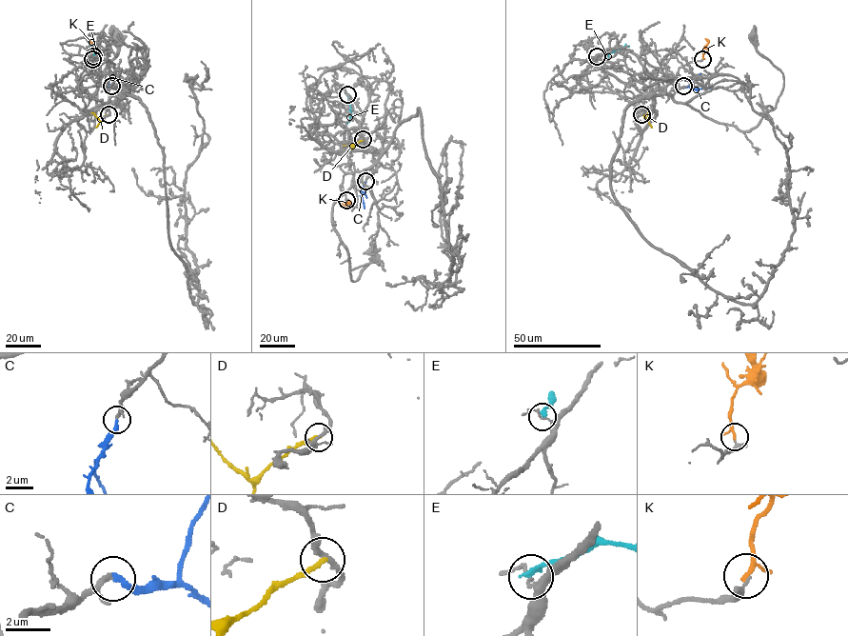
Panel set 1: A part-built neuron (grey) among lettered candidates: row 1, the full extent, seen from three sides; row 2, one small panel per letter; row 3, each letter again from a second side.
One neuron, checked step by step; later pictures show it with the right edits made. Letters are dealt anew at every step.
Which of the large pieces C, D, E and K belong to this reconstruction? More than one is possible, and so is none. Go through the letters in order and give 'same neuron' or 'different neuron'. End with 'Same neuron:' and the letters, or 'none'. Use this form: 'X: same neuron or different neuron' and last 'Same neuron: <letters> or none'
C: same neuron
D: different neuron
E: different neuron
K: different neuron
Same neuron: C

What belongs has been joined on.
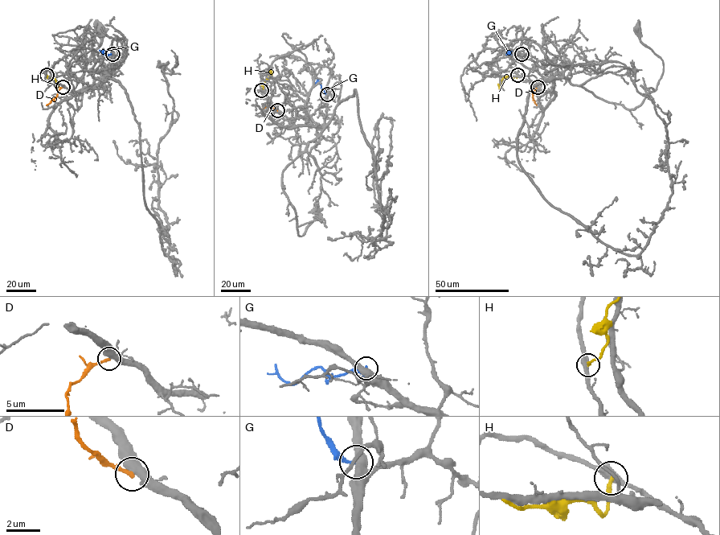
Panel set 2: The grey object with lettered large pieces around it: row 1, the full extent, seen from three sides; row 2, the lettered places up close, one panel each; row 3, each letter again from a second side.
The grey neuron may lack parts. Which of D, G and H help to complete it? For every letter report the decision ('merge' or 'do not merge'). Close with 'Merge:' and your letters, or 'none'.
D: do not merge
G: do not merge
H: do not merge
Merge: none

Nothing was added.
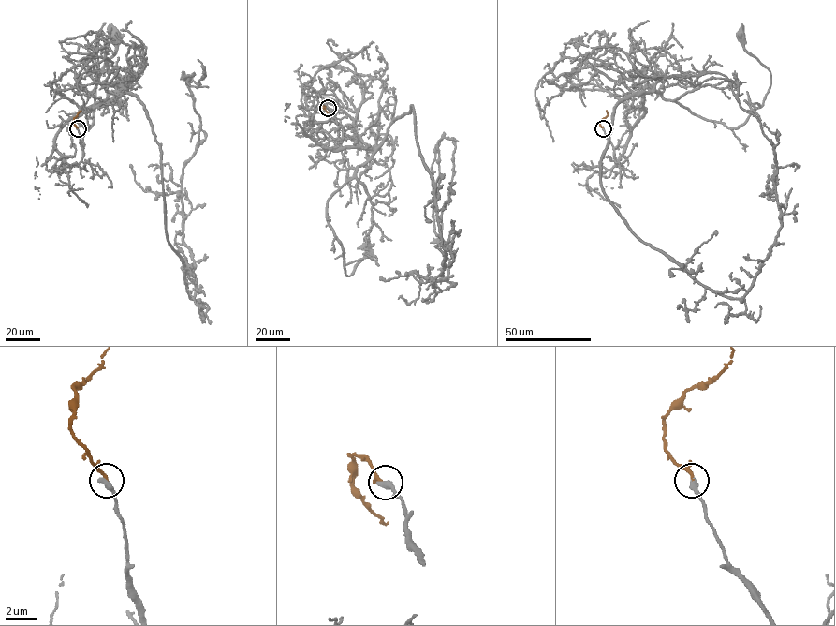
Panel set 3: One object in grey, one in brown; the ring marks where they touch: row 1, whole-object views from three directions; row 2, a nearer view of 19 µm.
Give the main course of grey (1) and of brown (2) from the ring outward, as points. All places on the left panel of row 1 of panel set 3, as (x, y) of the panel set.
1: (78, 128), (82, 157), (69, 165), (54, 146), (59, 129), (124, 93), (77, 120), (92, 125), (115, 37)
2: (78, 128), (74, 118), (80, 111)

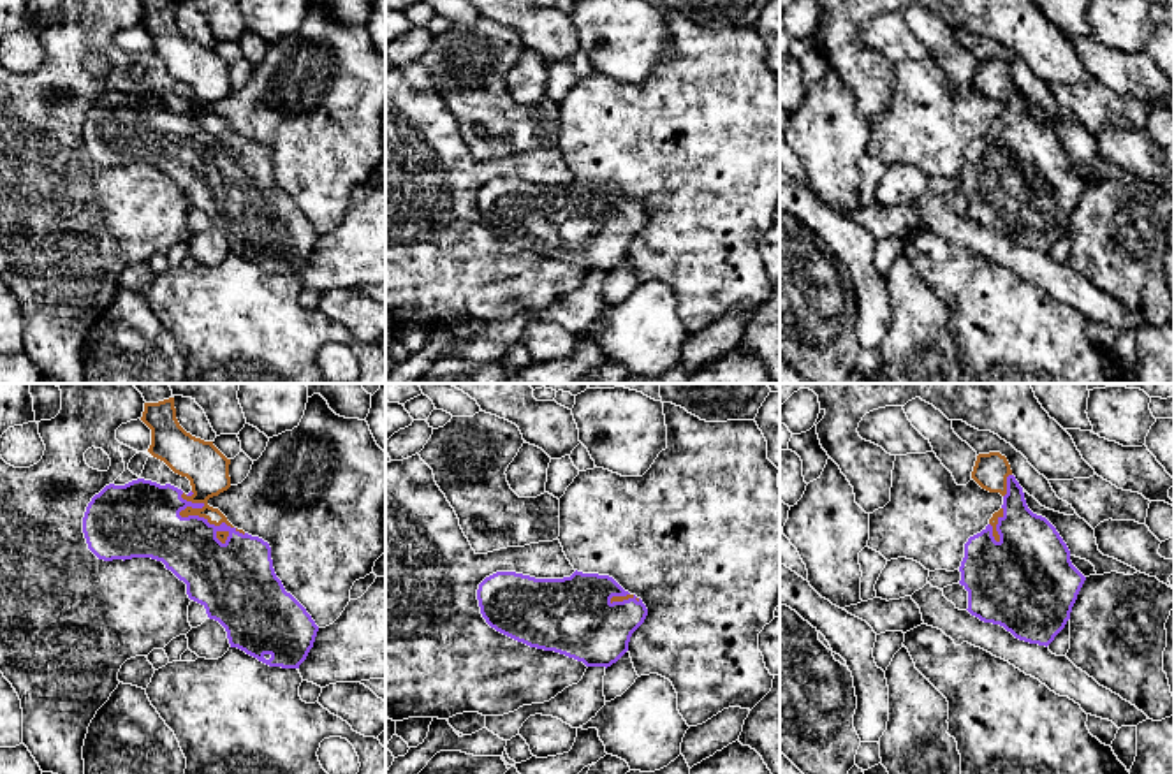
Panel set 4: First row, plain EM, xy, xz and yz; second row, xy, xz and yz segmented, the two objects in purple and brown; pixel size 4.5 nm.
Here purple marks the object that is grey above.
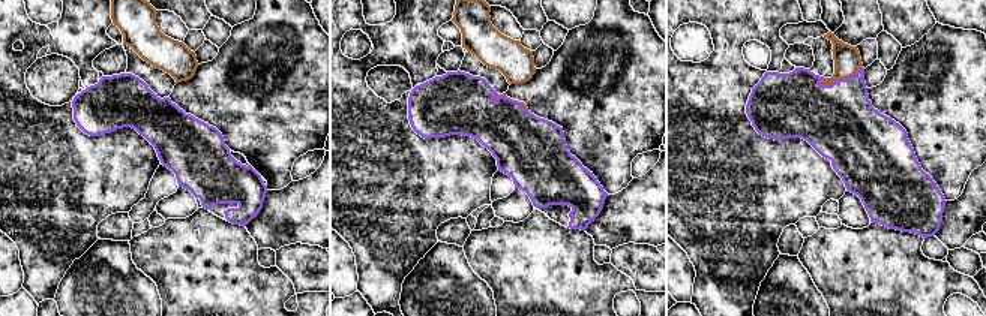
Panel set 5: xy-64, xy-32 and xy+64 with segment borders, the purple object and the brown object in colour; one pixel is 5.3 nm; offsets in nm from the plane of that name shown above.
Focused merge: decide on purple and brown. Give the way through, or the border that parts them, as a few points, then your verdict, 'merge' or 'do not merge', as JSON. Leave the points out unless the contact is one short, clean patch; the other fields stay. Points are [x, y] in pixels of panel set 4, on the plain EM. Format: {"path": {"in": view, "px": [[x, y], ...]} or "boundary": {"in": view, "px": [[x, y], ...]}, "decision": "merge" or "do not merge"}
{"decision": "merge"}

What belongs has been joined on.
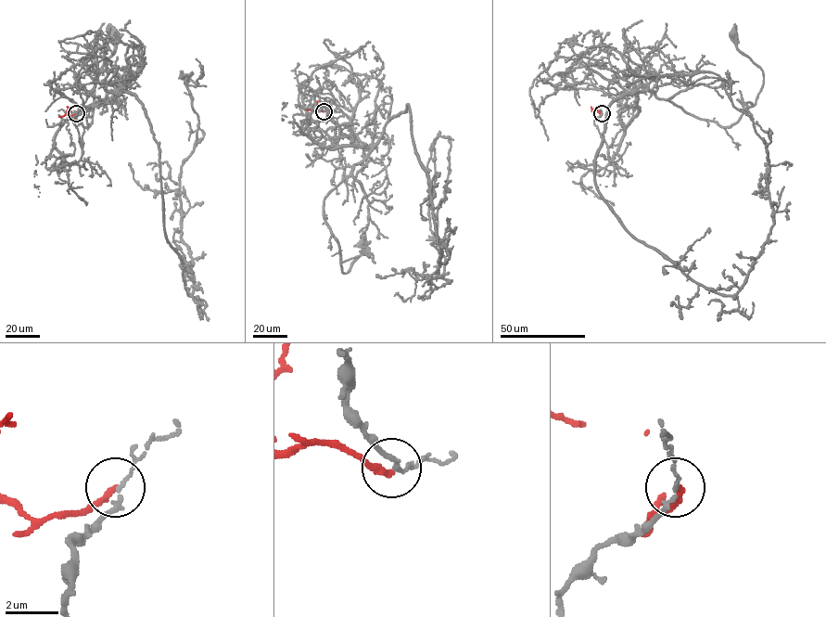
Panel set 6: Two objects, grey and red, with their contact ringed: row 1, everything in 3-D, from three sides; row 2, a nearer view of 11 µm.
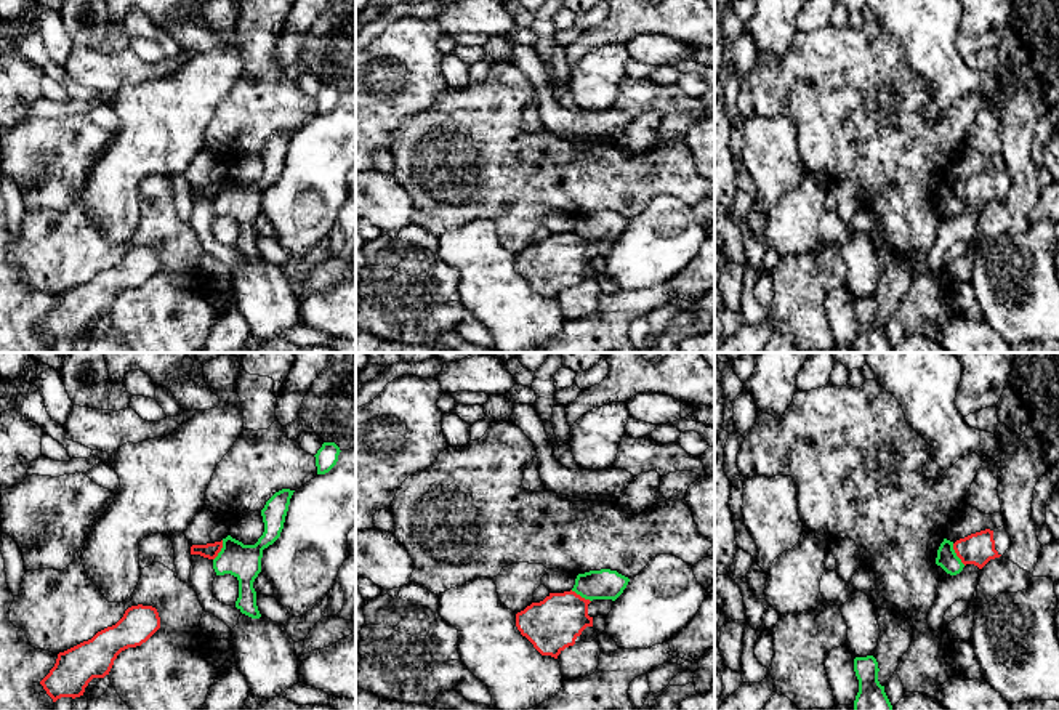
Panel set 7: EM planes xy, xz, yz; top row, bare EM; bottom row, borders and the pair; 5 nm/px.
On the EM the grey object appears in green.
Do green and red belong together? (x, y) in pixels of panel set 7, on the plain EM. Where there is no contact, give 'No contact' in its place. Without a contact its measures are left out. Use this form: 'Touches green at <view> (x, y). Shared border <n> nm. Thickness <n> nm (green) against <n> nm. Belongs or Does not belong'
Touches green at yz (955, 196). Shared border 130 nm. Thickness 100 nm (green) against 160 nm. Does not belong

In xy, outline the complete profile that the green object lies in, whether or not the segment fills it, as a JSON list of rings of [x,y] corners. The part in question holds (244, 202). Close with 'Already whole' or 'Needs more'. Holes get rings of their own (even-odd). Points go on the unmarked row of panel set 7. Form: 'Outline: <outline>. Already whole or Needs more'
Outline: [[[282,130],[266,143],[261,151],[264,173],[255,186],[244,186],[228,176],[223,180],[221,192],[213,200],[216,216],[231,215],[239,221],[236,248],[252,260],[261,258],[253,223],[261,213],[263,191],[280,178],[293,133],[295,131]]]. Already whole

